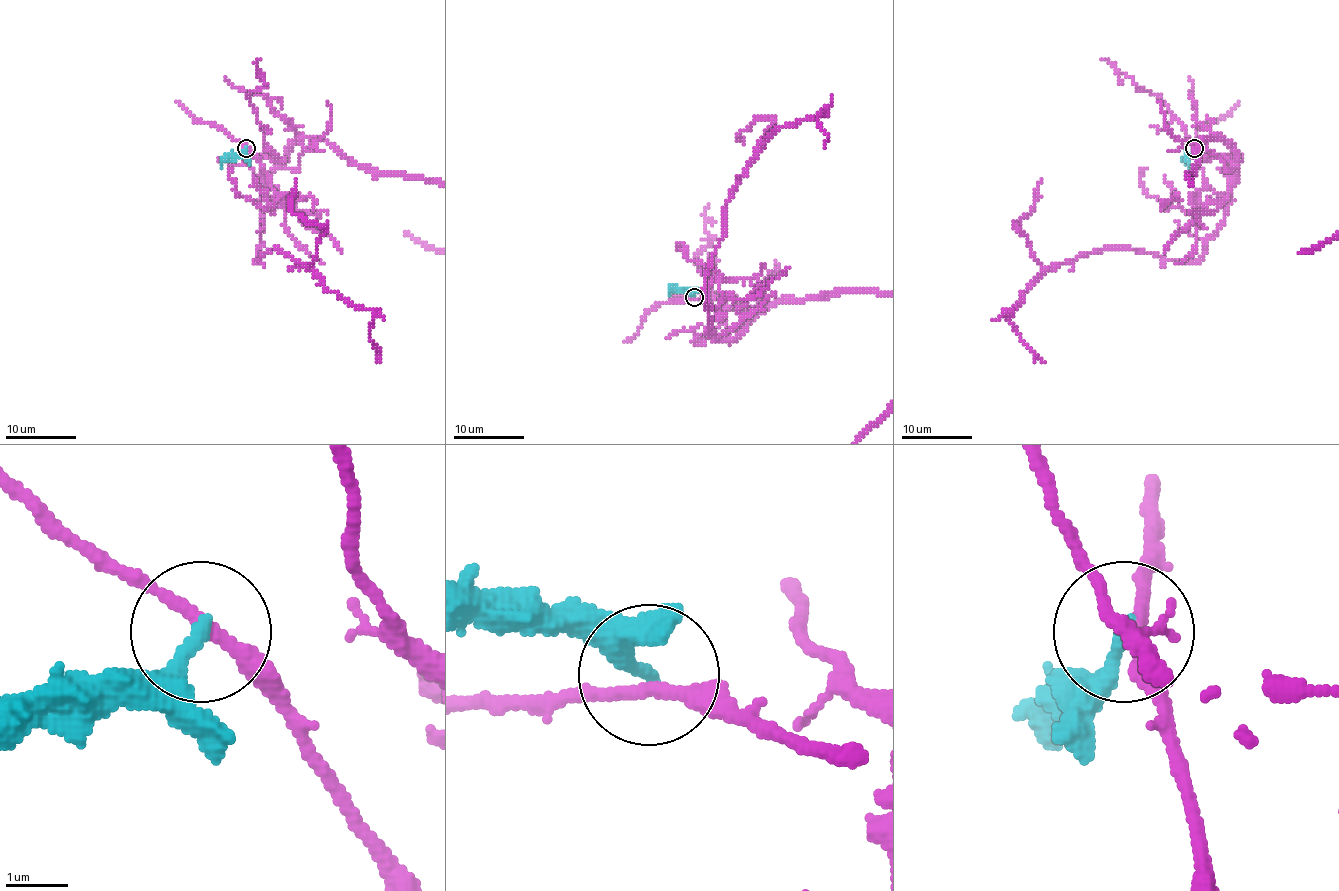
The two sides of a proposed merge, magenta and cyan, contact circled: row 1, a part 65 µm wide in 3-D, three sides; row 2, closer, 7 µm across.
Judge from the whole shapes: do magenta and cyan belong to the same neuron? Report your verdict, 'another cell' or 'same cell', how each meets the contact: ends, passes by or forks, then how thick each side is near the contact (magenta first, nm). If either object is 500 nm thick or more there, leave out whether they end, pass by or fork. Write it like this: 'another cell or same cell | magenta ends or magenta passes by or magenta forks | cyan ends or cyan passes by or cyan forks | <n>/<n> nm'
another cell | magenta passes by | cyan ends | 200/240 nm

